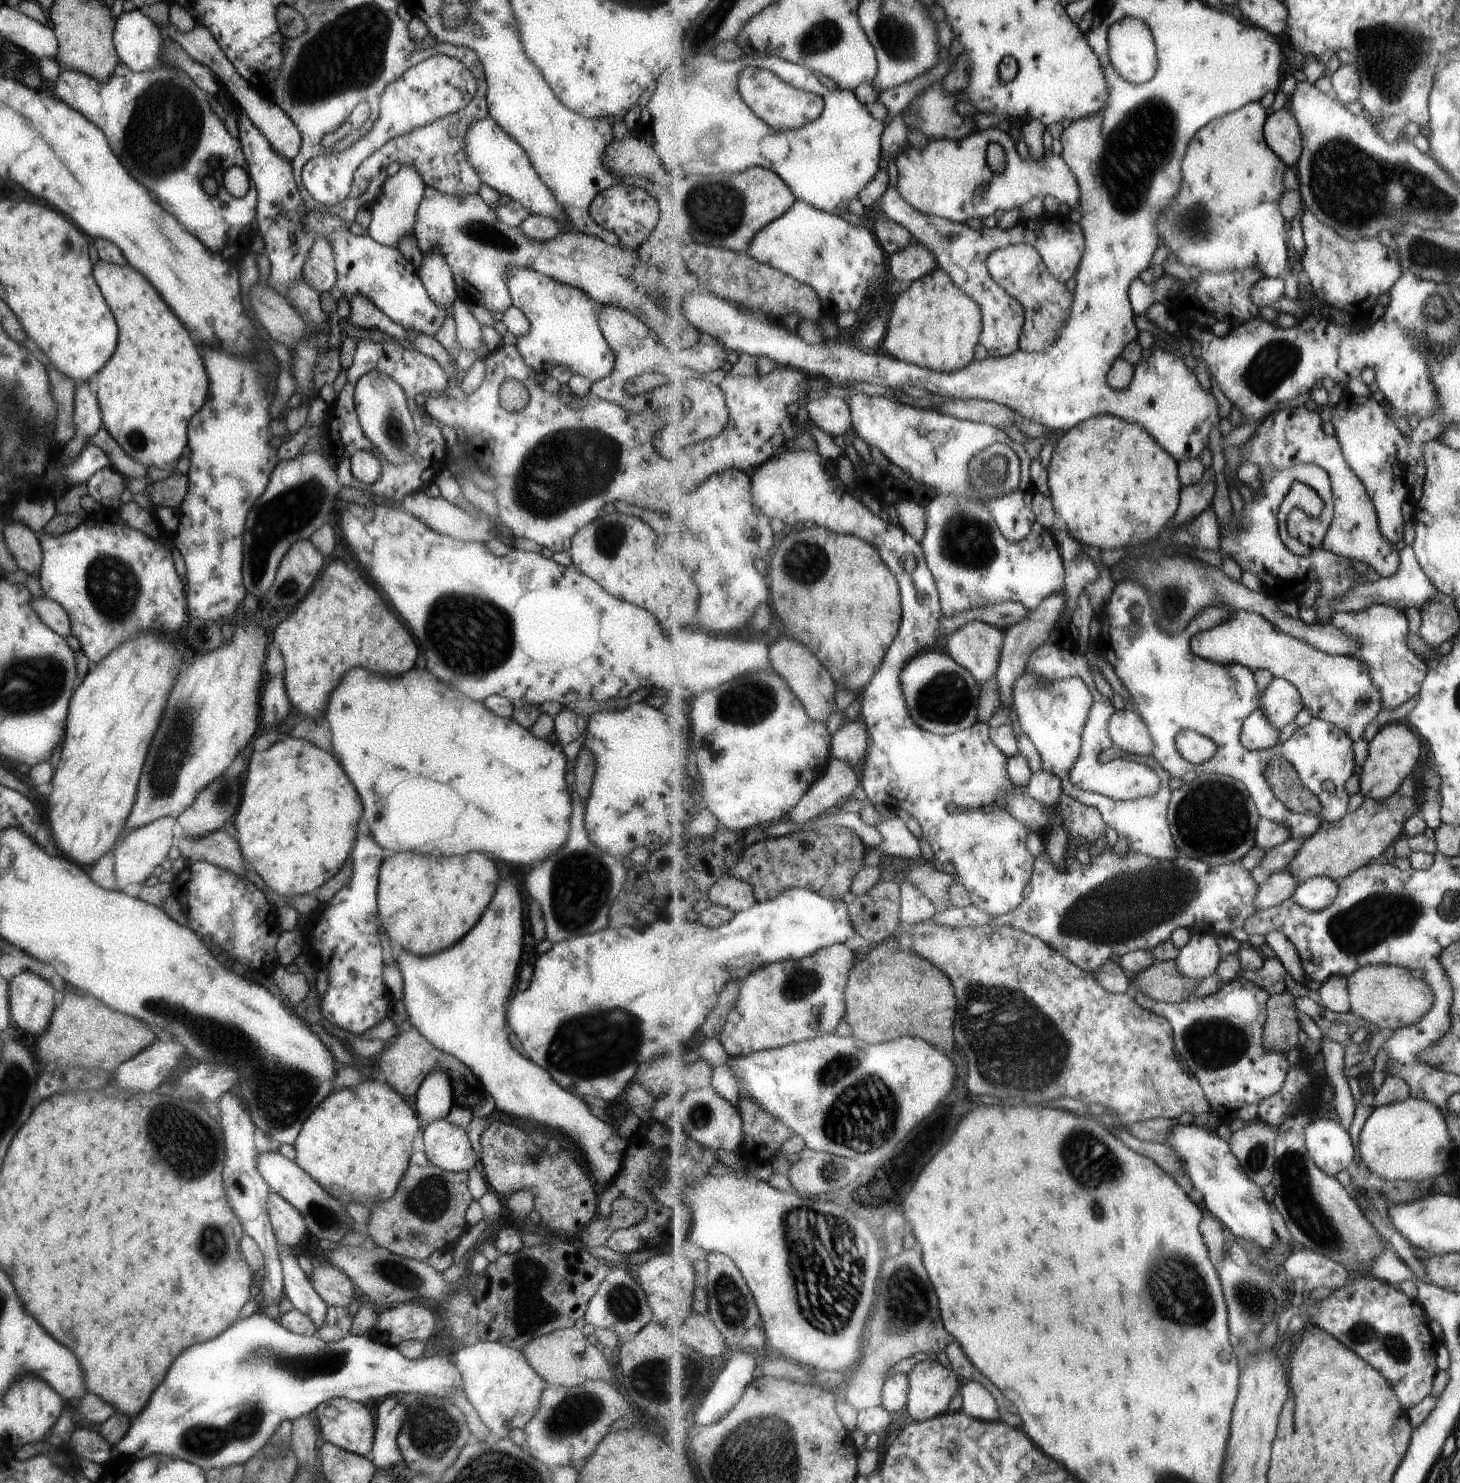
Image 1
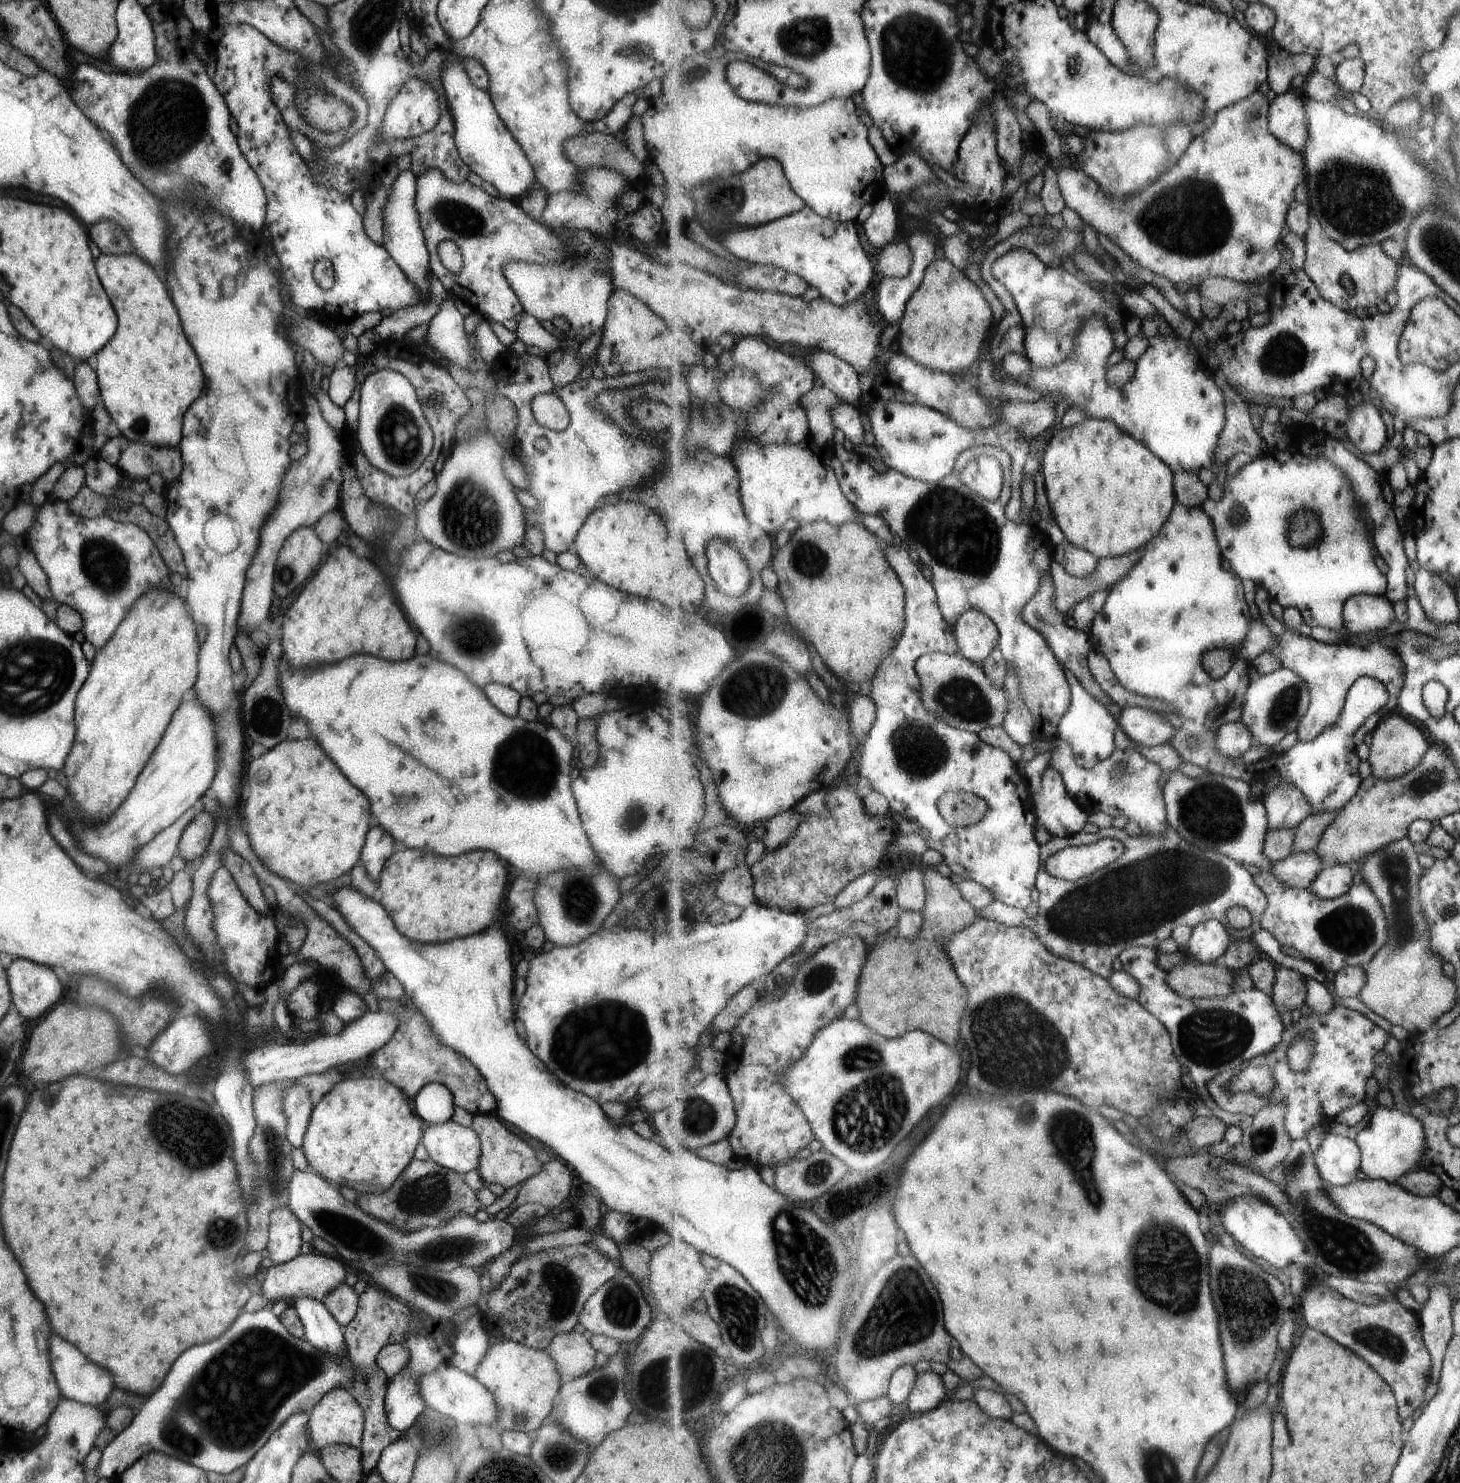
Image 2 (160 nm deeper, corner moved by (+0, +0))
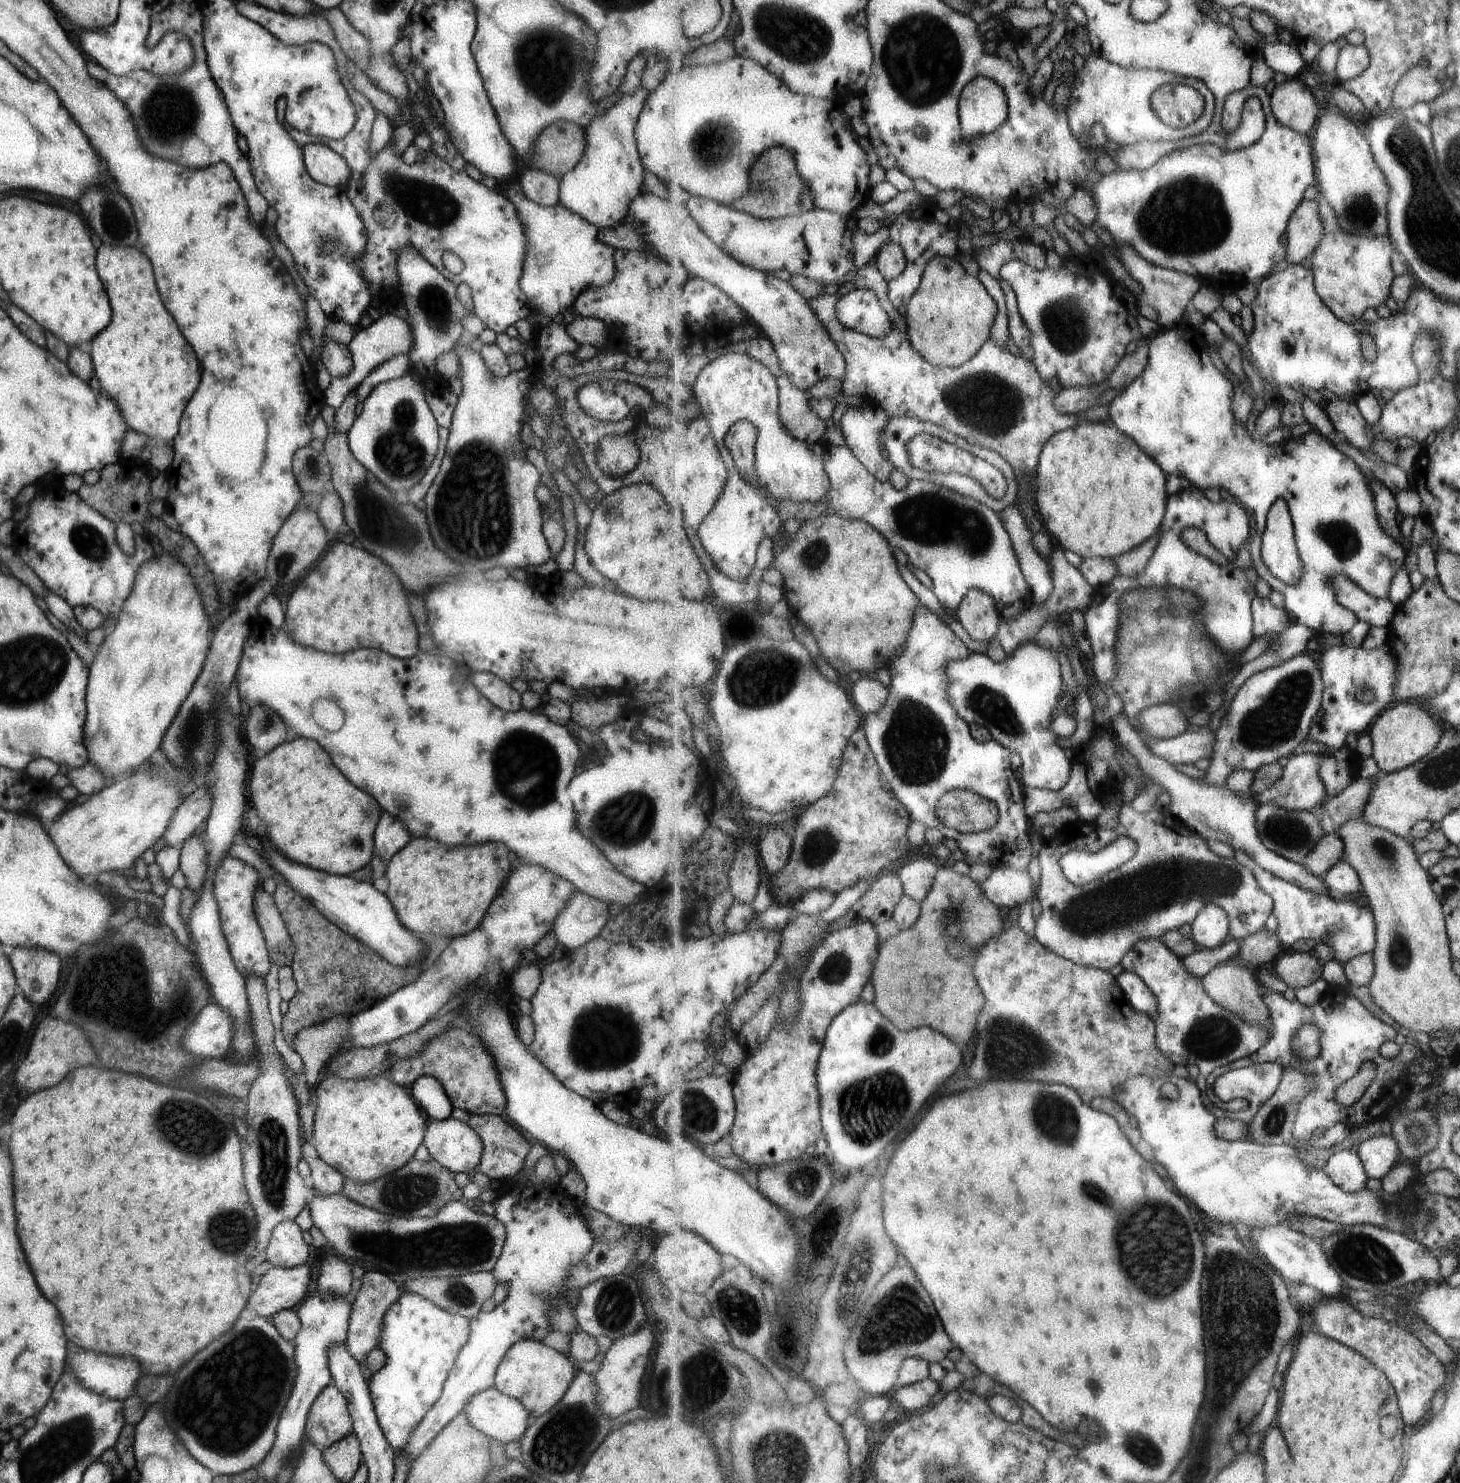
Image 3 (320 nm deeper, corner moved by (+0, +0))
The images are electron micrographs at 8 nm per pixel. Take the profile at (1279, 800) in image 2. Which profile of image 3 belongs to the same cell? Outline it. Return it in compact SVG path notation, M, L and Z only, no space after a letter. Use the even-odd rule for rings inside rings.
M1321 753L1292 756L1282 770L1282 776L1259 795L1260 804L1277 804L1295 812L1312 812L1317 804L1329 797L1319 776Z

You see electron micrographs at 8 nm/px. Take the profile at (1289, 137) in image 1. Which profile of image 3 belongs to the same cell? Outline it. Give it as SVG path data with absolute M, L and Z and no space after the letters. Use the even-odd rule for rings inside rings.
M1298 77L1278 84L1272 96L1272 110L1277 120L1301 136L1313 136L1319 117L1319 106L1311 89Z

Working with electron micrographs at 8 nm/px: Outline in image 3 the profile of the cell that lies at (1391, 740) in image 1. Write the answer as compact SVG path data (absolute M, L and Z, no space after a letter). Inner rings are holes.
M1420 700L1397 702L1387 708L1373 722L1369 735L1372 739L1372 757L1381 774L1397 773L1424 760L1437 748L1442 738L1439 722L1425 710Z

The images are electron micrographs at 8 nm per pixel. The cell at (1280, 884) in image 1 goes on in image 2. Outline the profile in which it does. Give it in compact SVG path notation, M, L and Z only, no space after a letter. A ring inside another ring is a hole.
M1314 850L1293 853L1289 858L1279 861L1271 872L1286 885L1293 888L1309 888L1320 875L1322 858Z

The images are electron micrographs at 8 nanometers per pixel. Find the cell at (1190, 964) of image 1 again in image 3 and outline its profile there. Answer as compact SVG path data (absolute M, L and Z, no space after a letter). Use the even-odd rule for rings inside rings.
M1209 904L1191 925L1194 942L1204 949L1221 946L1230 937L1229 916L1217 904Z

